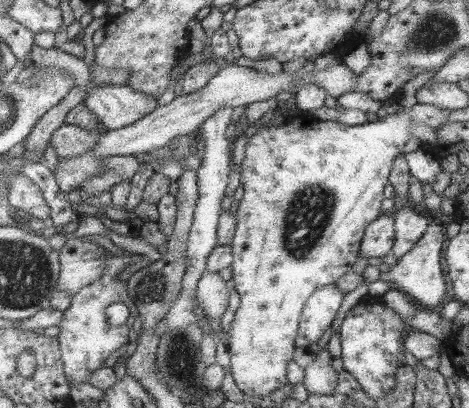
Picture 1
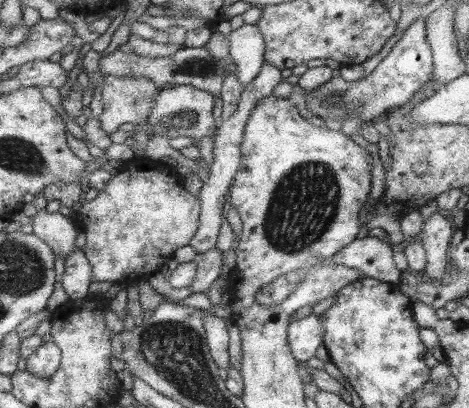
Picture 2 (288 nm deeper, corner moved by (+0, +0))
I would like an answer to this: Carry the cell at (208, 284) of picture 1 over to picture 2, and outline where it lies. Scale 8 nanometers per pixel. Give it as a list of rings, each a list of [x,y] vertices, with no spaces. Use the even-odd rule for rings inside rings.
[[[201,310],[201,320],[203,326],[207,328],[207,344],[211,346],[211,358],[215,358],[215,366],[219,366],[219,370],[227,370],[229,364],[229,336],[227,336],[227,328],[225,328],[225,320],[215,316],[211,310]]]

